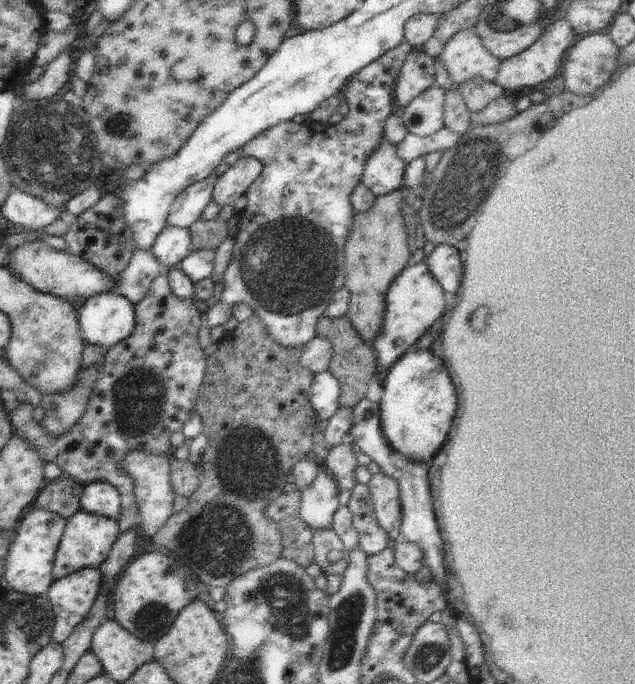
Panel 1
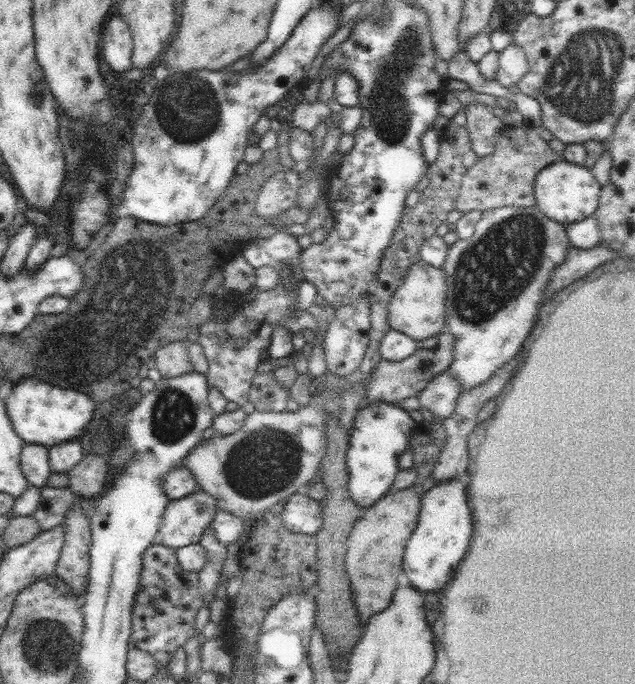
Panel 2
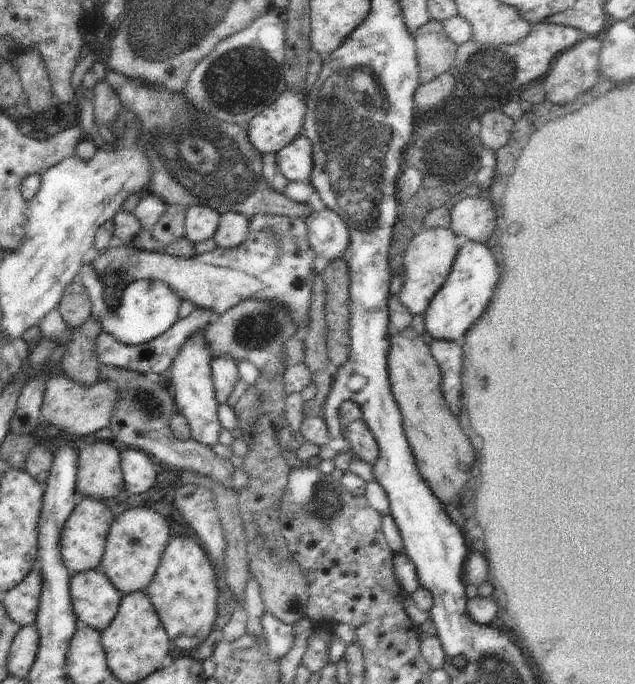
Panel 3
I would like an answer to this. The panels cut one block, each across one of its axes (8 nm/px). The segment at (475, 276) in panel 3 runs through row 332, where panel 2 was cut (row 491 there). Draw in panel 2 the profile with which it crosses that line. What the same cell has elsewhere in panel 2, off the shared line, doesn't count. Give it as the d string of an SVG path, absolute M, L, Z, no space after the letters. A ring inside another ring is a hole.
M456 479L442 481L421 495L417 527L407 540L403 554L403 572L411 580L410 584L422 593L442 592L469 550L474 514L468 506L465 486Z

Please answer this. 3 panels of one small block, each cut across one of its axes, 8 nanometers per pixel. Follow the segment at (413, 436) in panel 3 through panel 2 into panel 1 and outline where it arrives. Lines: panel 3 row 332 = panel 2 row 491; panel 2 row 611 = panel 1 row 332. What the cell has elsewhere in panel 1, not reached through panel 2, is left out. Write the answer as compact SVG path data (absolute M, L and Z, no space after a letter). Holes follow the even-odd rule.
M402 188L377 197L368 212L355 213L352 230L344 246L346 286L349 290L348 318L368 346L382 332L386 294L392 281L409 267L410 250L402 214Z

